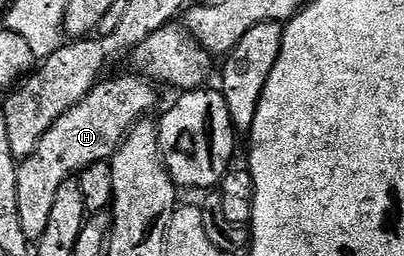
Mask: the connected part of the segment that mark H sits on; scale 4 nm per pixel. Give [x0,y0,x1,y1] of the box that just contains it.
[17,73,156,240]

